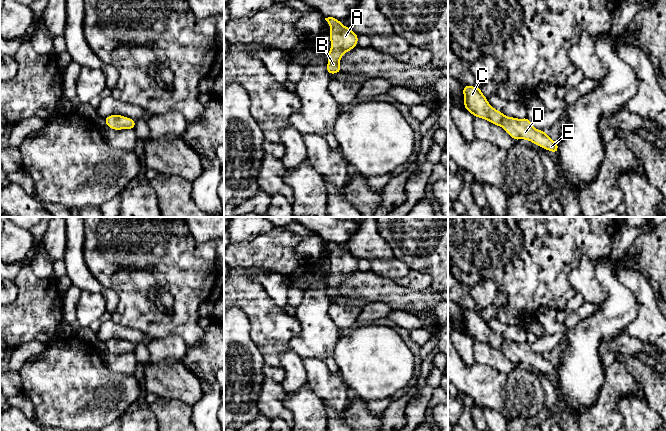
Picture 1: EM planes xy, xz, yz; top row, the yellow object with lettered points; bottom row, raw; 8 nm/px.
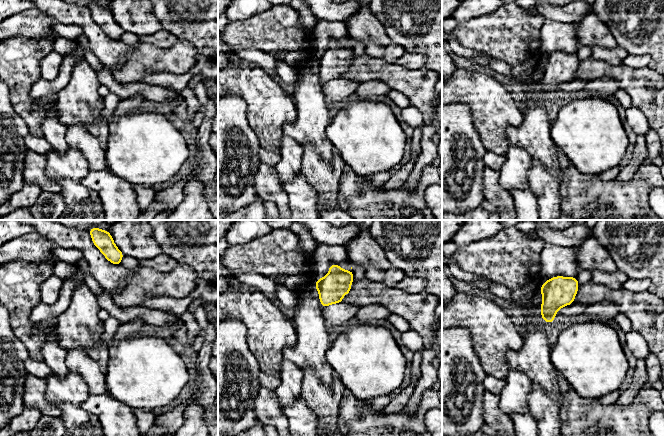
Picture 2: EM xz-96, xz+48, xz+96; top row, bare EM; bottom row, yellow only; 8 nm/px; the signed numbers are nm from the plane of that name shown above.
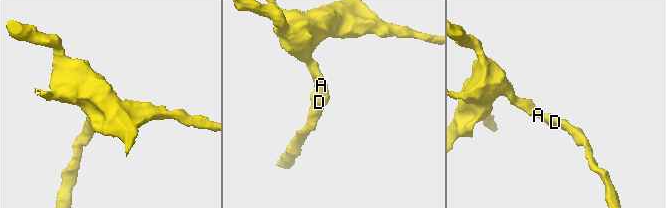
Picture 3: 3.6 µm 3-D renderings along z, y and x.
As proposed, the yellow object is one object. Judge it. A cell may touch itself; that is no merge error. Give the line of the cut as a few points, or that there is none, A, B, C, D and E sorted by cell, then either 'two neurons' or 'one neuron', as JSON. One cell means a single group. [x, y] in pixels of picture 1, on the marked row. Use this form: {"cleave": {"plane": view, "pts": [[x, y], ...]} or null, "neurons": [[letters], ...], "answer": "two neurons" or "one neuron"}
{"cleave": null, "neurons": [["A", "B", "C", "D", "E"]], "answer": "one neuron"}

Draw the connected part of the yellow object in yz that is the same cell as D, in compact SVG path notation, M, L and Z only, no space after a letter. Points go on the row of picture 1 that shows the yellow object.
M465 85L463 87L464 106L475 117L488 120L494 125L501 126L515 141L529 140L535 145L557 153L558 142L554 142L545 131L537 130L526 117L523 119L505 116L494 109L483 95L480 87Z

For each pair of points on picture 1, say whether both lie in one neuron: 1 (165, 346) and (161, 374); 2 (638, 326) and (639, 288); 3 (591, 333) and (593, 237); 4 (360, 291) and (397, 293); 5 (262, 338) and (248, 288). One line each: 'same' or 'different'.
1: different
2: same
3: different
4: same
5: same

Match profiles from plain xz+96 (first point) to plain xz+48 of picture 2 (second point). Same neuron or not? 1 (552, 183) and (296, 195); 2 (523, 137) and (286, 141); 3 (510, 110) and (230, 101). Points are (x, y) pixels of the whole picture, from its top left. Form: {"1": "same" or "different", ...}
{"1": "different", "2": "different", "3": "different"}

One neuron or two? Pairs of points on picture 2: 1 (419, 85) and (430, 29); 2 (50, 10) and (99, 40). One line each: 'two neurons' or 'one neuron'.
1: two neurons
2: one neuron

